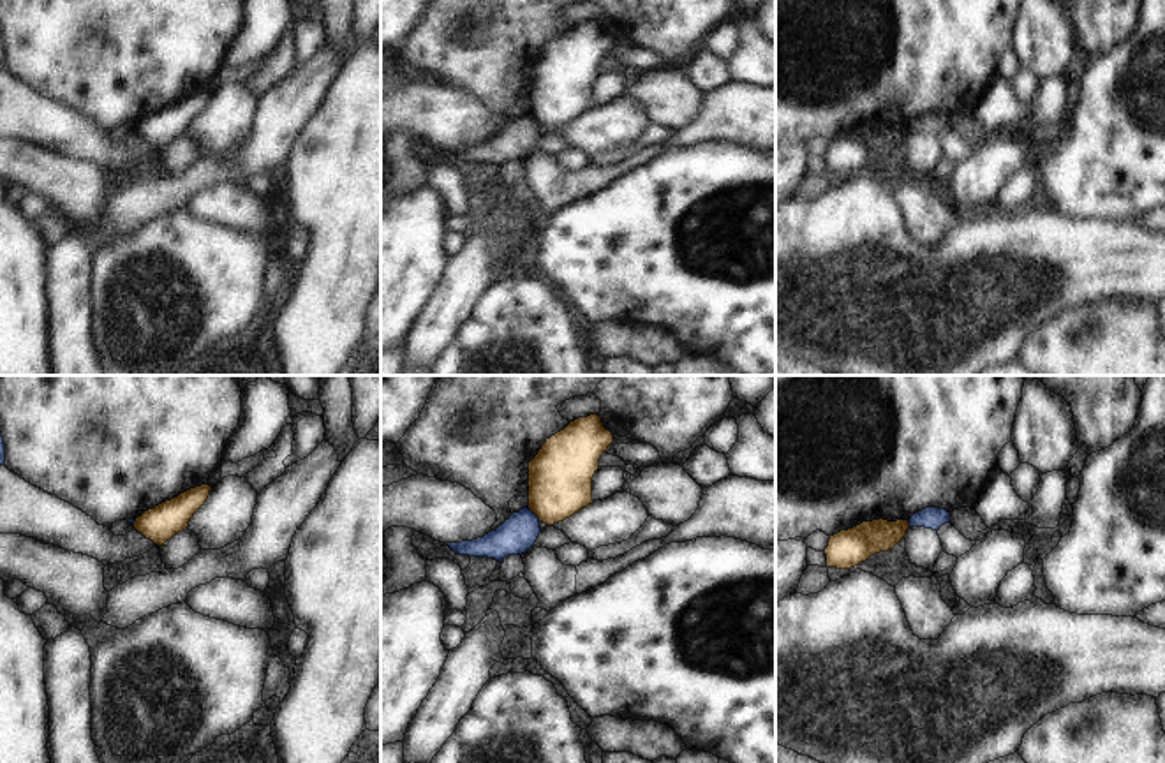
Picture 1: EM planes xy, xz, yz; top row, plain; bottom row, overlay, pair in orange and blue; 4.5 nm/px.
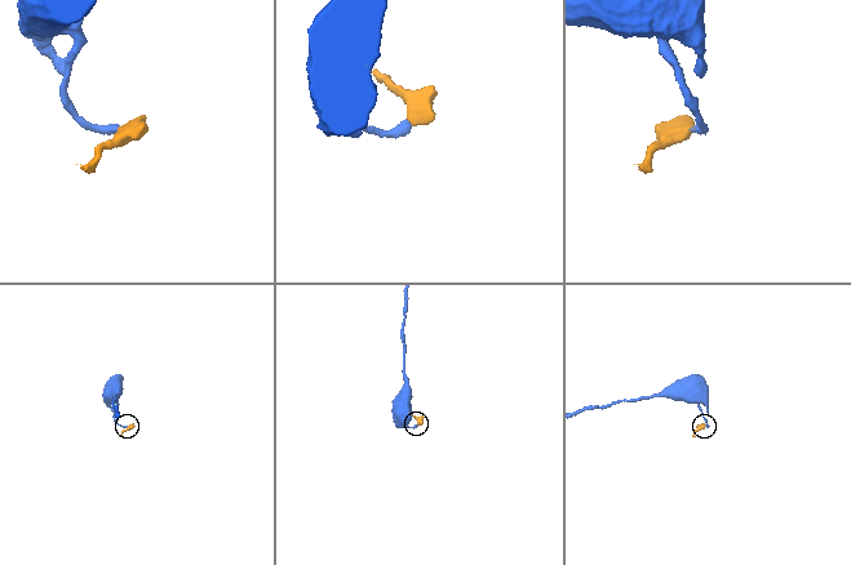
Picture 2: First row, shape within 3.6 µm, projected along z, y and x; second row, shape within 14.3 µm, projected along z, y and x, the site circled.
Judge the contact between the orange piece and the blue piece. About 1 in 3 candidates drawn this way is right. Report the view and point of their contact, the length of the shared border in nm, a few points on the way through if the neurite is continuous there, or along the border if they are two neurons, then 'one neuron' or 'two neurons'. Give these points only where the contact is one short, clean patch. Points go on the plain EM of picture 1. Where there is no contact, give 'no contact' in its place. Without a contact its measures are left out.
meets orange in xz at (534, 118); contact 90 nm long; border along xz (527, 113), (540, 125); two neurons

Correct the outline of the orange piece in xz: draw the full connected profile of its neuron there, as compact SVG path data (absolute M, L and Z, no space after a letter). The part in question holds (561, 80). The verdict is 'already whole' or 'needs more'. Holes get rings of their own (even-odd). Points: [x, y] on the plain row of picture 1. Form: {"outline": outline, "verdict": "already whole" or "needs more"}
{"outline": "M597 19L578 23L529 67L529 115L546 130L592 109L592 83L613 41Z", "verdict": "already whole"}

